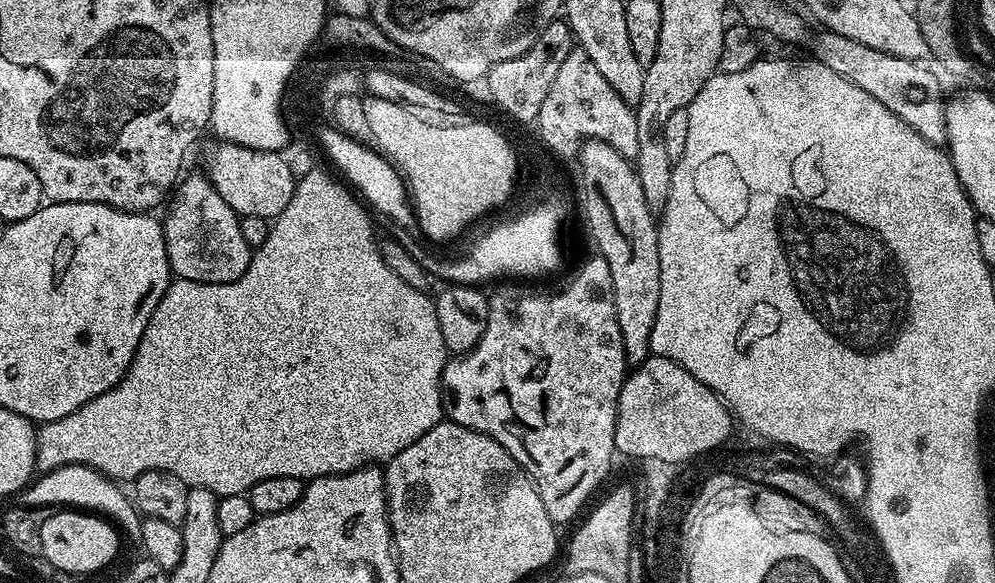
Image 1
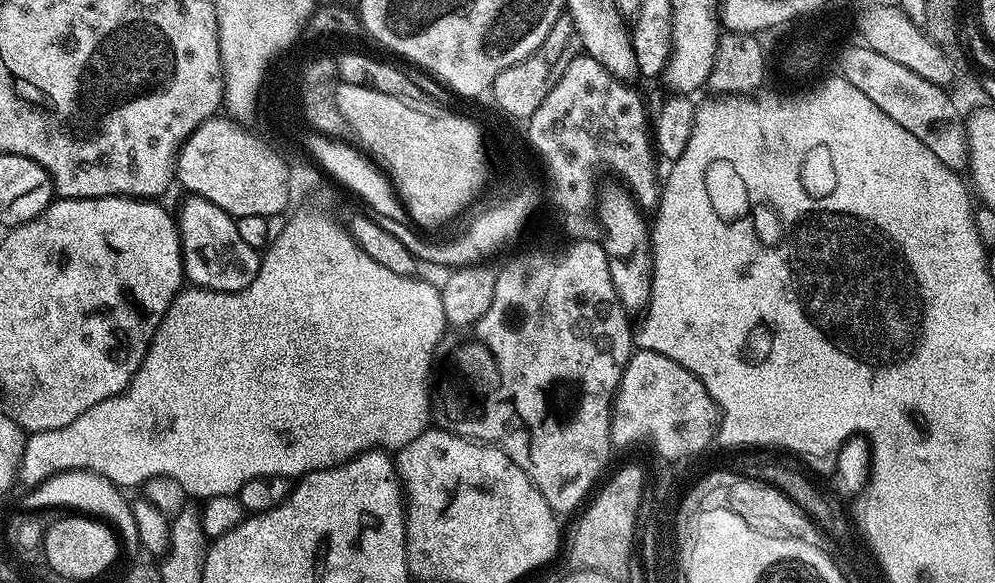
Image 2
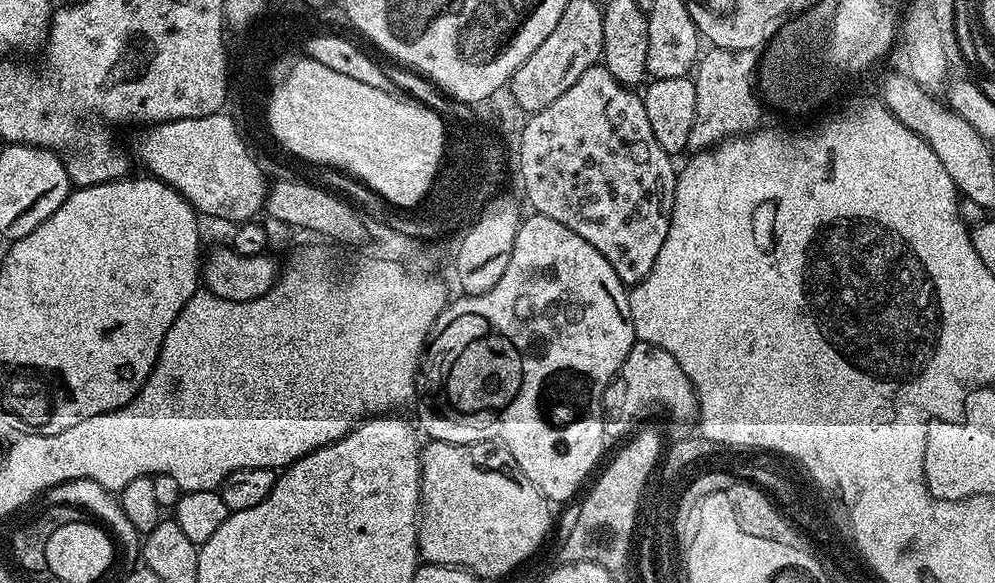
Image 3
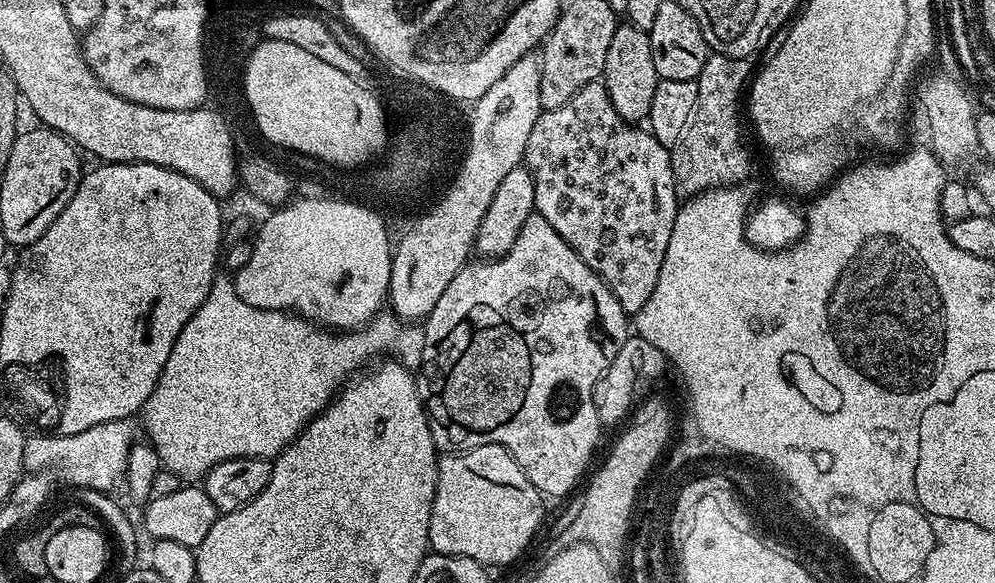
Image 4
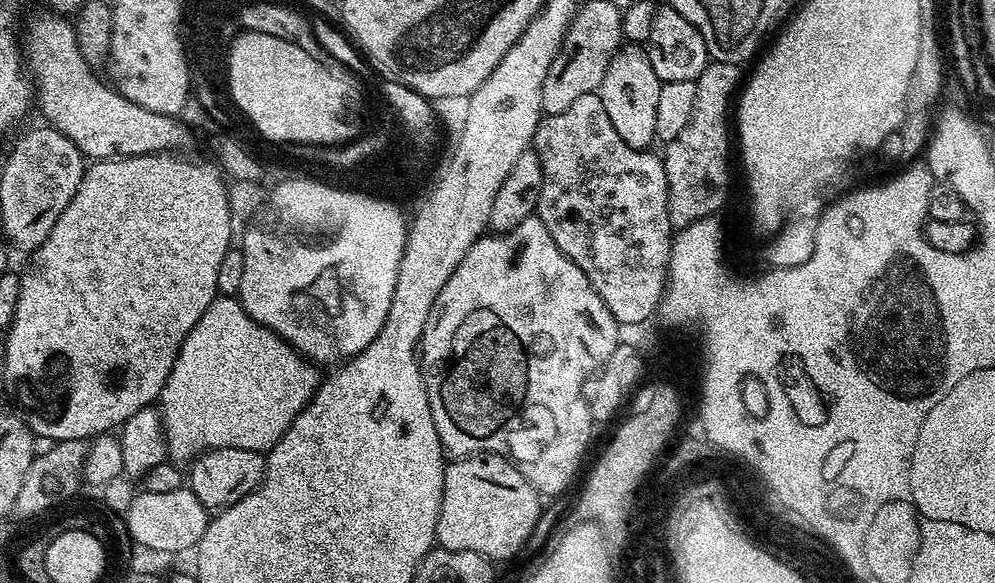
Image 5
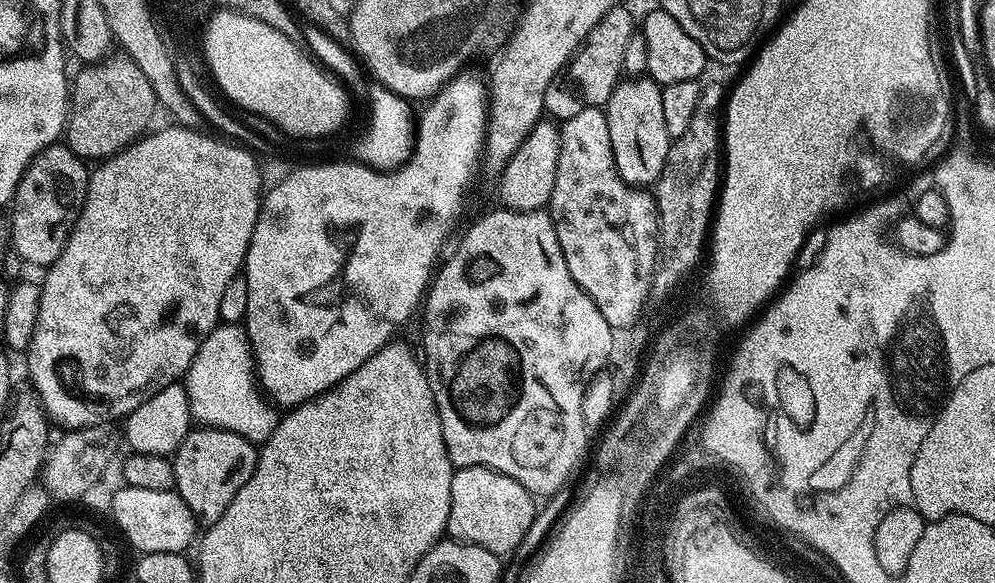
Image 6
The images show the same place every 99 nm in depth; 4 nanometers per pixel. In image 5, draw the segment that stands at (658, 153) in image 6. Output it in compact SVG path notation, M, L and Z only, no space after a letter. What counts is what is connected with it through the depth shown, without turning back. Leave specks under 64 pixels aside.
M625 43L610 58L610 66L606 66L606 78L602 78L599 90L602 106L606 106L606 114L614 130L618 130L622 142L637 150L649 147L648 143L656 140L656 123L658 122L658 90L662 81L654 74L654 66L650 66L647 47Z

